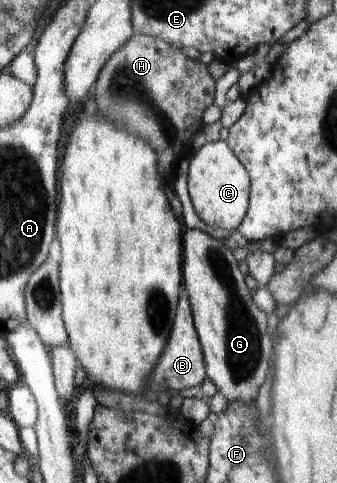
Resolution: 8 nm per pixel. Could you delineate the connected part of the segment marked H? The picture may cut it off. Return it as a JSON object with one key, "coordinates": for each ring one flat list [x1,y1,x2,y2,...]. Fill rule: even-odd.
{"coordinates":[[134,31,101,68,95,83,95,97,101,113,131,119,123,121,125,127,153,145,159,177,173,184,179,160,190,153,191,140,203,126,203,114,213,109,215,84,205,64,186,57,179,48,158,37]]}

